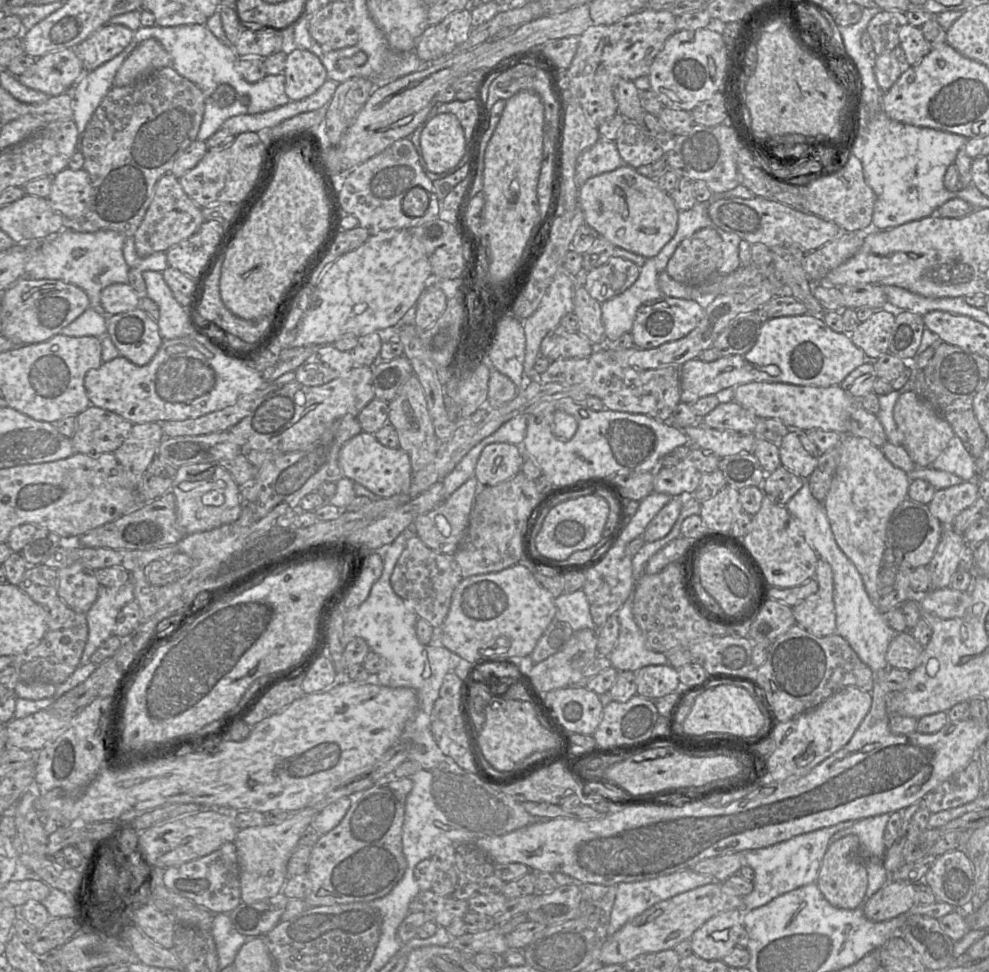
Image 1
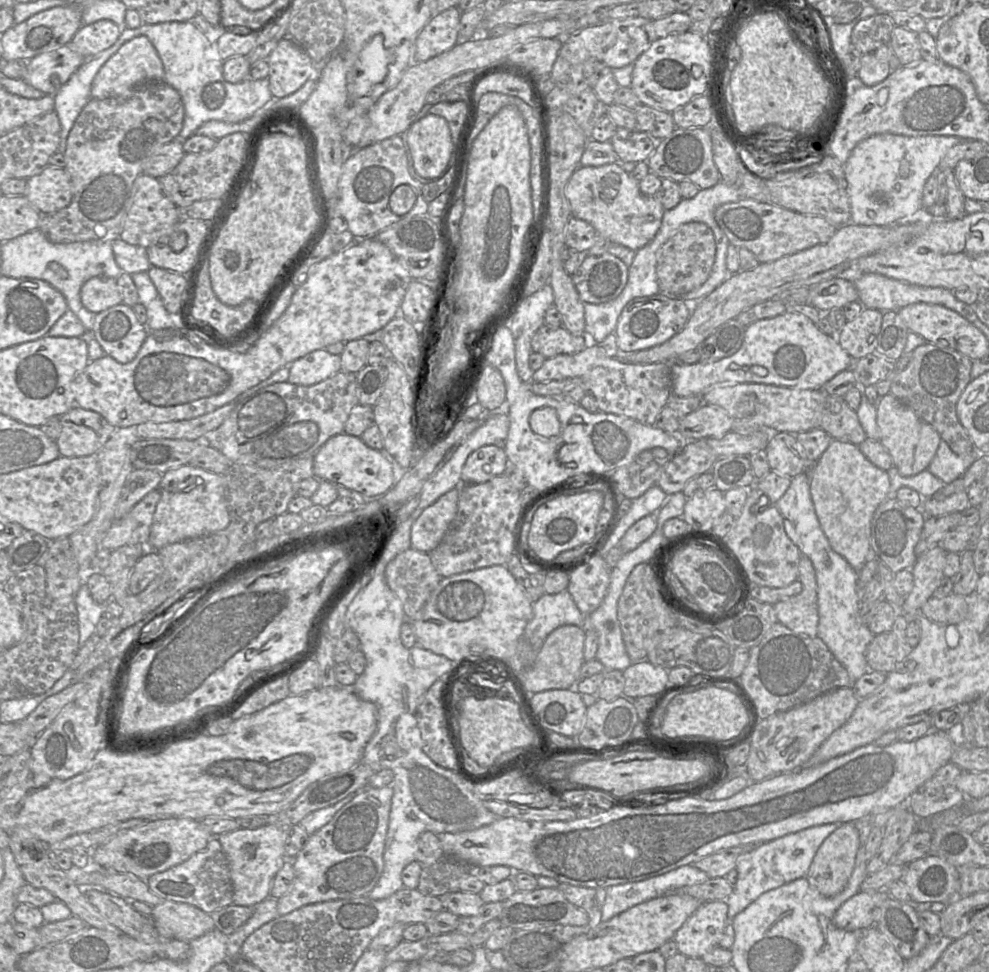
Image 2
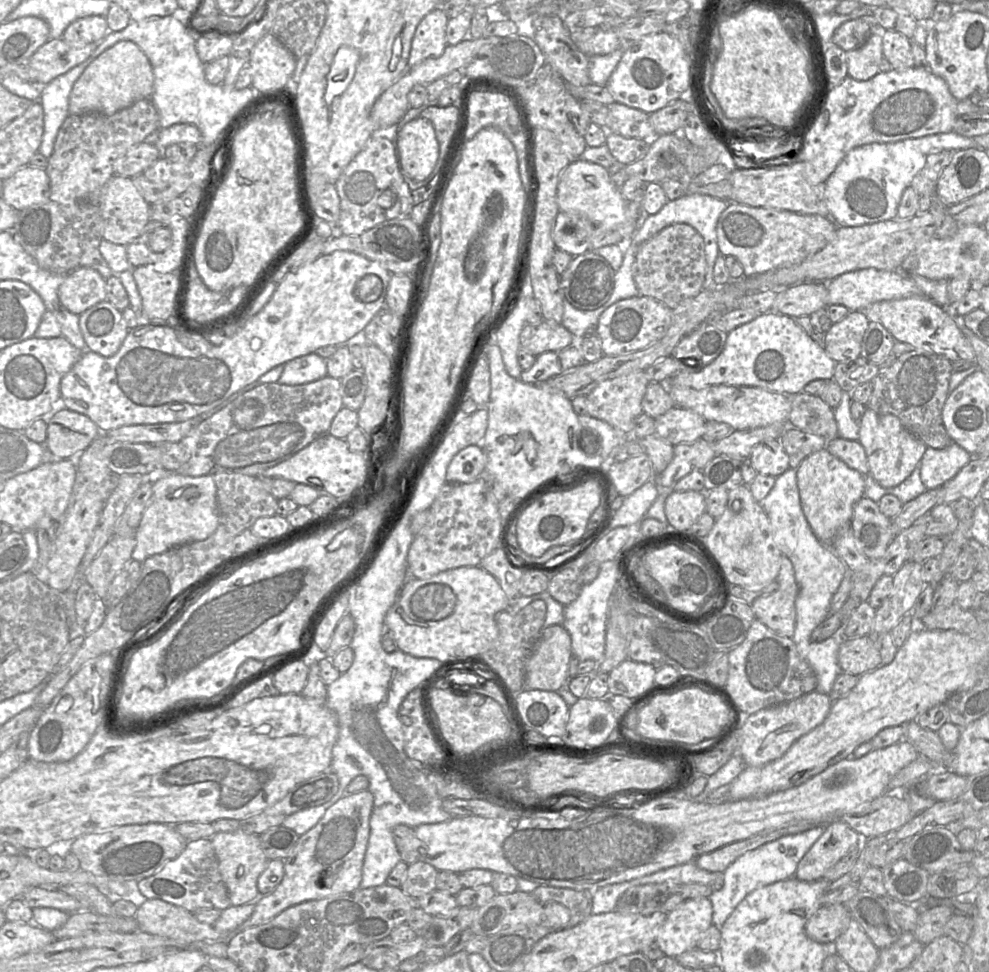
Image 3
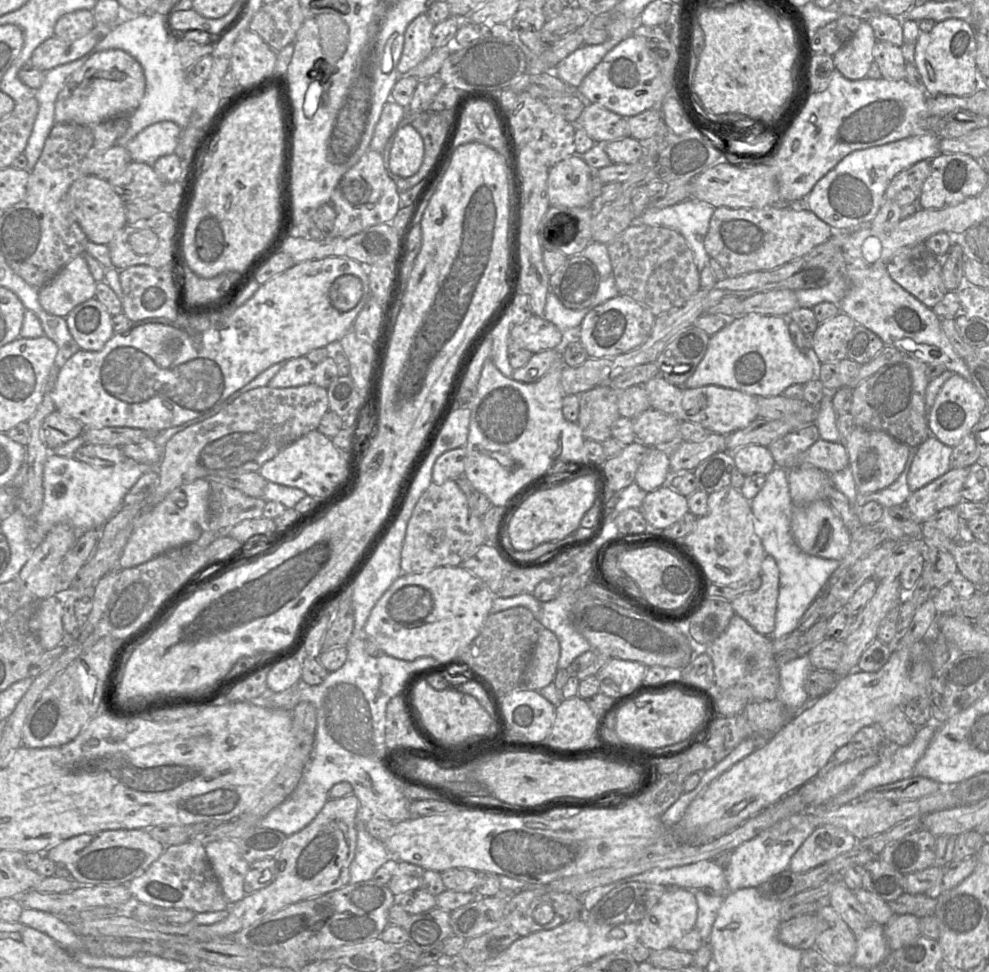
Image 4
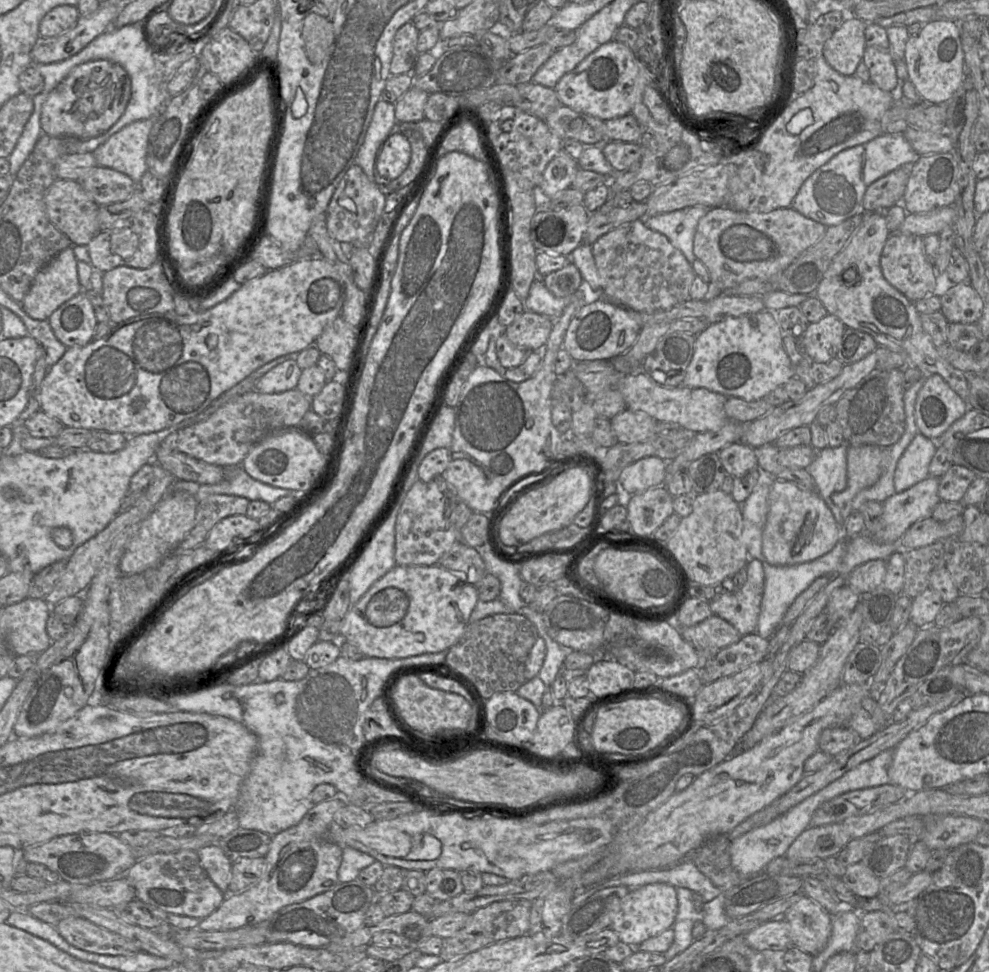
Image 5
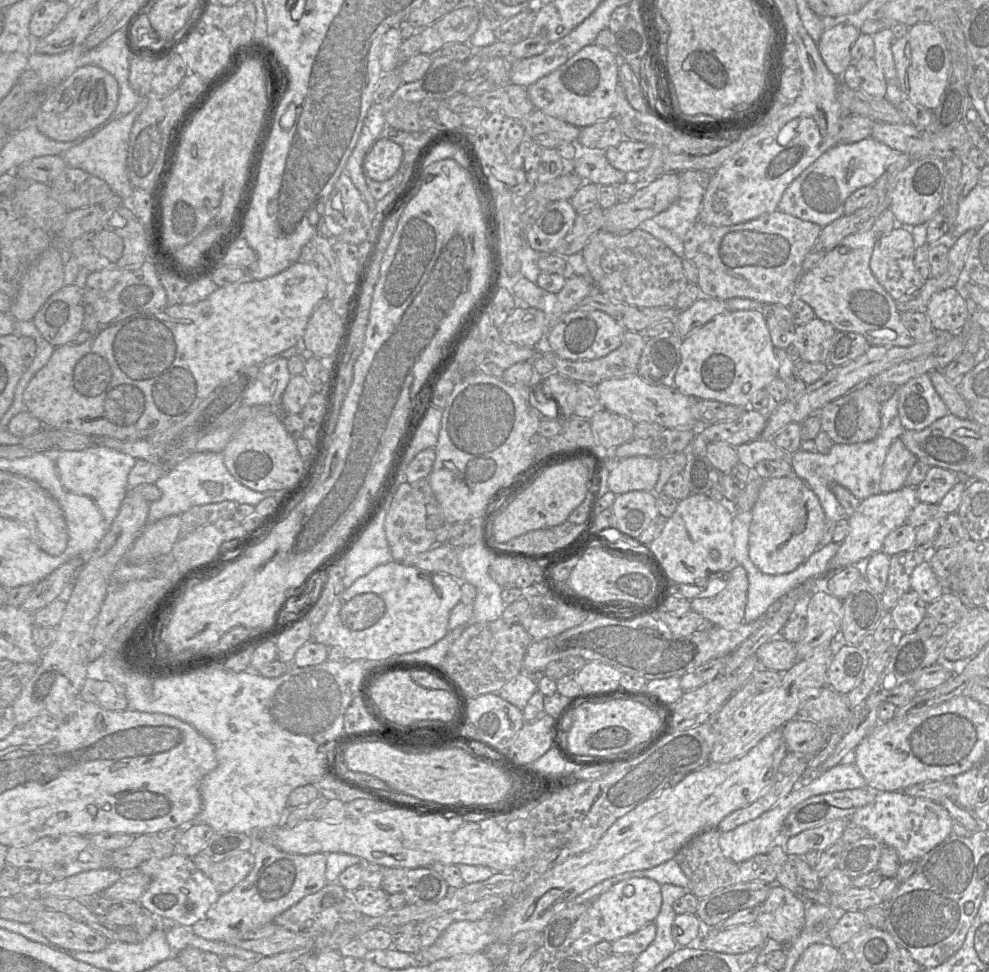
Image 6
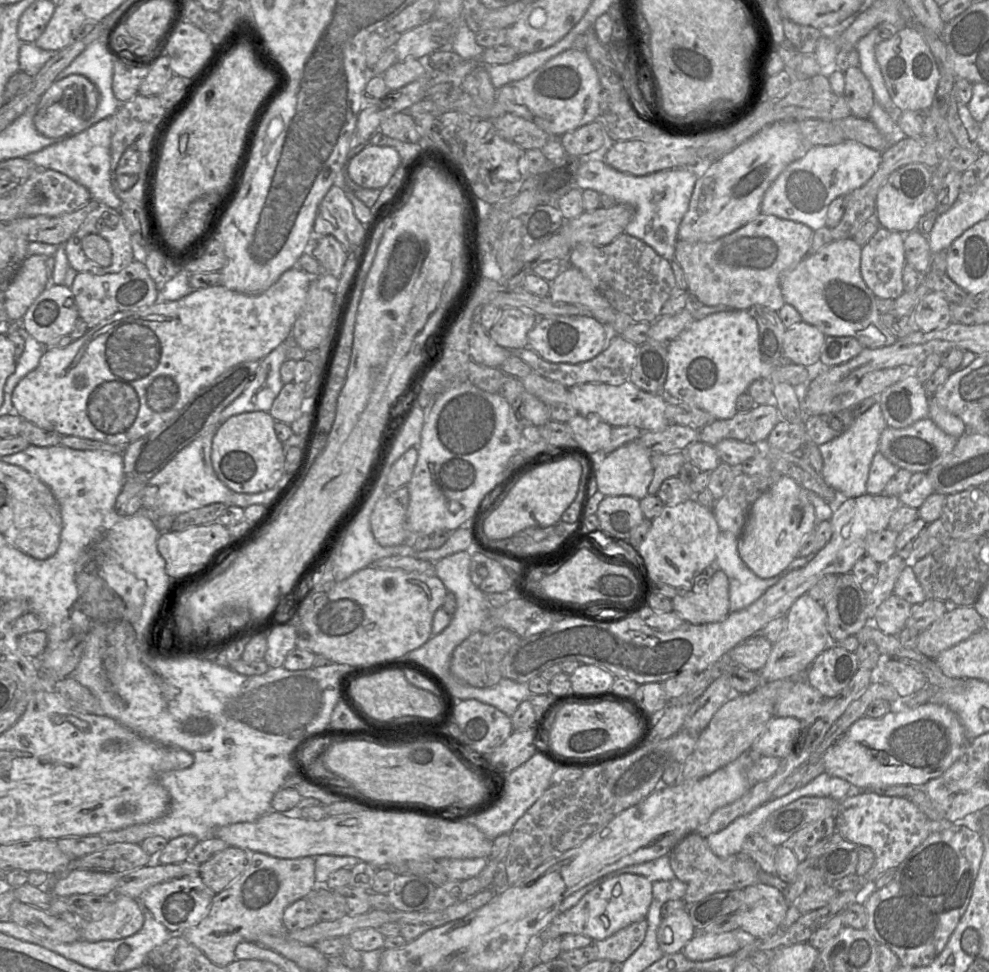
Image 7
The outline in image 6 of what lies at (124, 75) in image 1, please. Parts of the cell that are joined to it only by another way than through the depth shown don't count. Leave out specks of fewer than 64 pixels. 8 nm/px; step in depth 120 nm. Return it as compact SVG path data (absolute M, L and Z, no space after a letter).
M85 65L52 89L34 116L33 125L52 140L72 141L106 120L118 99L119 84L114 76L98 66Z

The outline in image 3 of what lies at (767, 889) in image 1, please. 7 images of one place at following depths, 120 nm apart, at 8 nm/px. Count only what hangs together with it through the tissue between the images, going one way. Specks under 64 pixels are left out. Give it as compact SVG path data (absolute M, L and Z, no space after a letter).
M823 825L816 826L799 834L783 836L746 852L732 862L723 872L724 884L722 888L708 897L713 909L712 924L720 928L737 905L755 889L793 877L798 863L821 837L824 828Z

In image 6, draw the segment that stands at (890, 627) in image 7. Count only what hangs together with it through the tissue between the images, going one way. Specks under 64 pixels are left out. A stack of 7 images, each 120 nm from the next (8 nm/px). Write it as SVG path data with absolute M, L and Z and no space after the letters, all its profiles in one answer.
M916 592L904 593L890 610L897 635L915 631L926 616L927 605Z

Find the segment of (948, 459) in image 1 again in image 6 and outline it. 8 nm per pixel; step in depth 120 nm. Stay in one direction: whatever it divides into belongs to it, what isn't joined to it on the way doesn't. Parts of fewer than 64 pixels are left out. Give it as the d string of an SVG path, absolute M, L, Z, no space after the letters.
M899 438L894 440L888 449L882 467L881 493L896 491L904 487L911 468L917 462L917 457L905 447Z

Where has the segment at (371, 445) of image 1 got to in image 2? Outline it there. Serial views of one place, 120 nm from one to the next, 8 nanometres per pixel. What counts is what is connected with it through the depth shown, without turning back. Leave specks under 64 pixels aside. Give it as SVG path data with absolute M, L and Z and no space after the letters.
M341 433L330 438L314 454L314 476L331 482L336 488L342 485L368 497L382 497L404 475L403 469L385 450L368 447L360 437Z

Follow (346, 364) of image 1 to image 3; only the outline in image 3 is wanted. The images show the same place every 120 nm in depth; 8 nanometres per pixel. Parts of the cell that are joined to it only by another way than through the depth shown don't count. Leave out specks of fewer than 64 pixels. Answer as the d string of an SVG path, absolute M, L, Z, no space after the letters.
M313 352L286 362L278 382L286 385L301 385L327 375L326 360Z

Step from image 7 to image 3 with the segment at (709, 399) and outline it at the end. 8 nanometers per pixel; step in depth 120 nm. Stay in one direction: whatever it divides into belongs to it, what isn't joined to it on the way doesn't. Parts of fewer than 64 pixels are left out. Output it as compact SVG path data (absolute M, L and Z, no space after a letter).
M768 311L729 331L722 352L708 365L697 372L677 372L666 384L696 390L713 385L755 386L793 395L802 392L804 386L813 380L833 379L835 365L823 345L812 340L792 317Z

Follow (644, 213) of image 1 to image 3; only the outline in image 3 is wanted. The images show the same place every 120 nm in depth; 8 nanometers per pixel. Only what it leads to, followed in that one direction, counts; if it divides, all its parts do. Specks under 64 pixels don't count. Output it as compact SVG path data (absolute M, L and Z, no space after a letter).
M577 159L571 162L560 175L557 187L557 203L560 211L580 214L594 225L612 227L624 223L626 220L625 208L627 201L630 200L625 199L621 194L620 188L617 188L611 181L609 170L601 165Z

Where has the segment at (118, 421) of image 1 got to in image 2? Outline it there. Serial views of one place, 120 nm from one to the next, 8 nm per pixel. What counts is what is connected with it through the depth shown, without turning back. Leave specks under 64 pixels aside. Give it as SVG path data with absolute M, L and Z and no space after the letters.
M73 407L60 416L62 430L56 444L62 457L95 455L117 429L99 413L80 407Z

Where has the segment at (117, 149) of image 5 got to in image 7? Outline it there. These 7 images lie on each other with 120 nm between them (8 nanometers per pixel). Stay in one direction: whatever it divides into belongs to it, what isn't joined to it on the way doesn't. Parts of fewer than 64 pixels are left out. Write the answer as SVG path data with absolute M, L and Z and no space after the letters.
M114 116L103 119L84 131L44 149L31 153L28 156L21 157L32 161L38 169L48 169L58 171L75 182L83 185L91 194L92 200L98 201L110 208L120 211L122 201L116 196L111 185L110 165L111 165L111 138L115 132Z

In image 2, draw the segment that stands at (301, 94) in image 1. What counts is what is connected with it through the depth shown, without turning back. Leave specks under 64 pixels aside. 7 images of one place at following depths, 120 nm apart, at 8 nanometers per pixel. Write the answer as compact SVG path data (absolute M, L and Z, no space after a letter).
M283 38L268 56L269 89L274 97L286 97L316 76L318 68L290 38Z

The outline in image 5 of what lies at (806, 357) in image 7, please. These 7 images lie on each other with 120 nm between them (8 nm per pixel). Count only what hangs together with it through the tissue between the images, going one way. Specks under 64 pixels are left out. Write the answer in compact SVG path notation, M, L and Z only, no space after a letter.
M831 314L809 323L801 335L803 352L811 362L830 361L836 356L845 329L844 323Z

